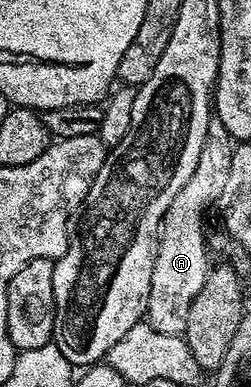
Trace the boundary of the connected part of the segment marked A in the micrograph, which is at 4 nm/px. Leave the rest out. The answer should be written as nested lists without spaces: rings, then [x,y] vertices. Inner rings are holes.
[[[218,120],[209,121],[202,155],[198,155],[198,167],[194,167],[194,175],[186,179],[182,191],[174,195],[174,203],[170,203],[166,211],[164,223],[160,226],[160,246],[156,249],[154,275],[150,275],[150,299],[146,314],[146,320],[154,331],[175,337],[186,331],[190,303],[194,303],[194,295],[202,291],[202,283],[206,283],[210,268],[210,237],[207,232],[204,234],[204,216],[222,195],[222,187],[226,187],[233,148],[234,142],[226,127],[222,127]]]

